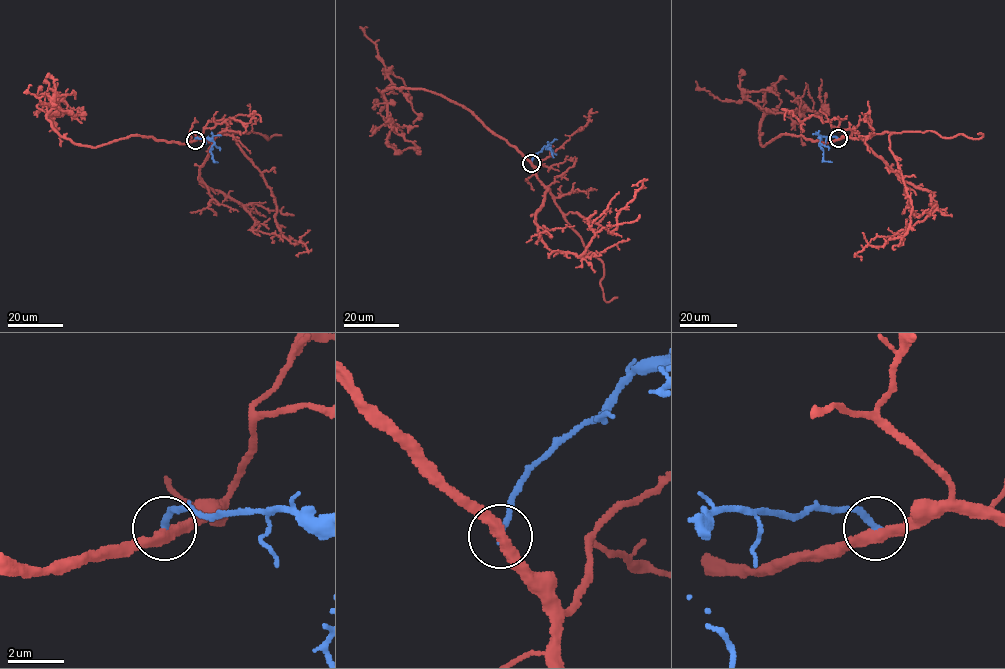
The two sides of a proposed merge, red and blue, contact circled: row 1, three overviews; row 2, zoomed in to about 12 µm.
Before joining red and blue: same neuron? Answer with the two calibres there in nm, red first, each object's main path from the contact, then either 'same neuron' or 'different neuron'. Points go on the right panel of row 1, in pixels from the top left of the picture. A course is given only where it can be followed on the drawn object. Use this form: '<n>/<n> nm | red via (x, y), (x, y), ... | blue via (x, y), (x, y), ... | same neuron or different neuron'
380/240 nm | red via (838, 138), (822, 143), (783, 134), (760, 144), (760, 122), (768, 113), (803, 108), (825, 113), (820, 79) | blue via (838, 138), (822, 137), (820, 140), (823, 160), (832, 162) | different neuron

